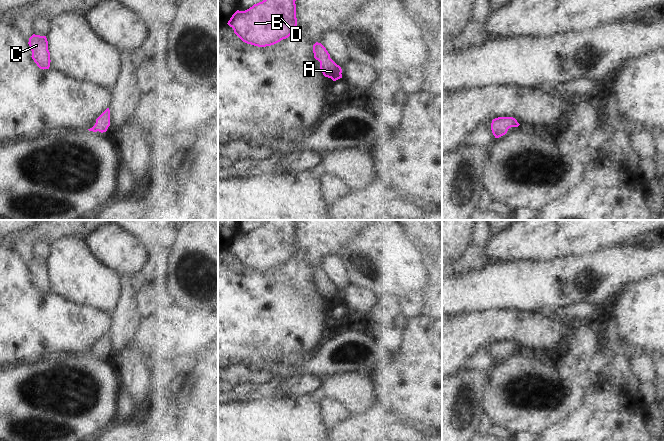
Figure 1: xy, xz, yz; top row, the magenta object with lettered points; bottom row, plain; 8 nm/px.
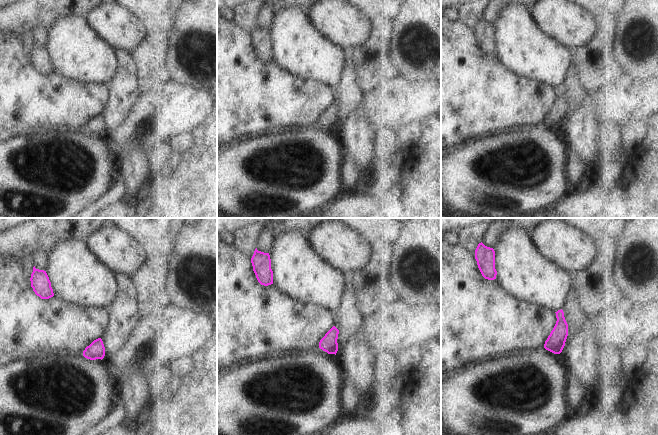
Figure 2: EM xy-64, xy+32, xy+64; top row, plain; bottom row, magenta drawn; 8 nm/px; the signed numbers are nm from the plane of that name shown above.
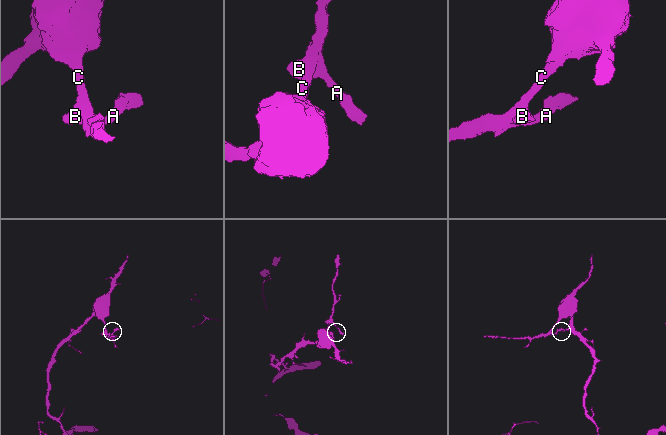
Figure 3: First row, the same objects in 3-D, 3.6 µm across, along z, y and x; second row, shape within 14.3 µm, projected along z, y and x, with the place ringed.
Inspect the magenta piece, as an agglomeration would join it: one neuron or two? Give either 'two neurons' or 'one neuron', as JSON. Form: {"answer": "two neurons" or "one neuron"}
{"answer": "one neuron"}

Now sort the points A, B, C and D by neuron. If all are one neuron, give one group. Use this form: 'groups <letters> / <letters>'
groups A B C D

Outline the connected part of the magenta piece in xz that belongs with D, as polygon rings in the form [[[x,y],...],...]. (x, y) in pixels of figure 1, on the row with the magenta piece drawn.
[[[263,0],[245,11],[237,10],[227,24],[247,44],[274,45],[296,30],[295,1]]]

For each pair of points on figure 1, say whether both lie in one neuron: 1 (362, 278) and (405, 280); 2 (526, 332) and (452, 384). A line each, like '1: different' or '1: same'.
1: same
2: different

